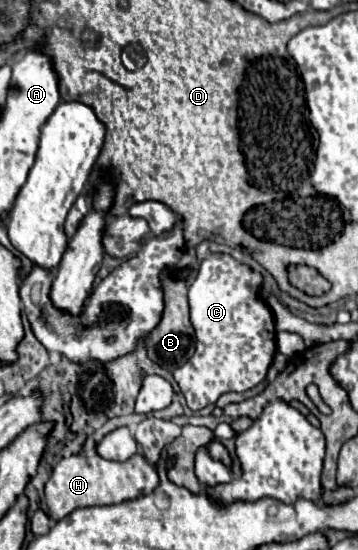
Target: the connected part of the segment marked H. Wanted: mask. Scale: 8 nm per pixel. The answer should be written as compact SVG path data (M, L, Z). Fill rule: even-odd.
M138 453L132 455L128 461L108 461L100 455L72 455L64 457L52 471L48 483L45 485L45 497L48 515L54 521L64 519L74 509L92 507L92 505L116 505L122 501L138 499L144 493L150 493L158 487L158 473L156 469Z

